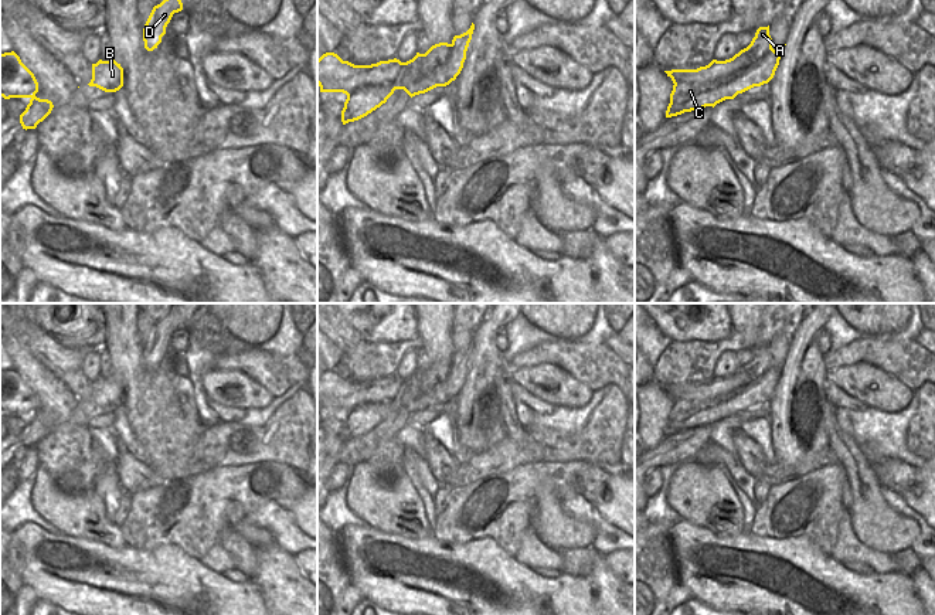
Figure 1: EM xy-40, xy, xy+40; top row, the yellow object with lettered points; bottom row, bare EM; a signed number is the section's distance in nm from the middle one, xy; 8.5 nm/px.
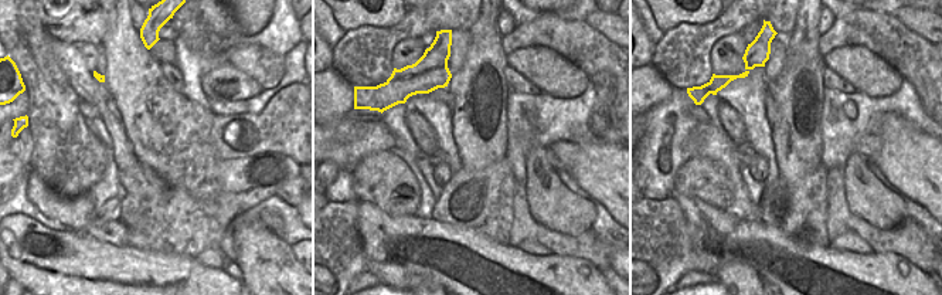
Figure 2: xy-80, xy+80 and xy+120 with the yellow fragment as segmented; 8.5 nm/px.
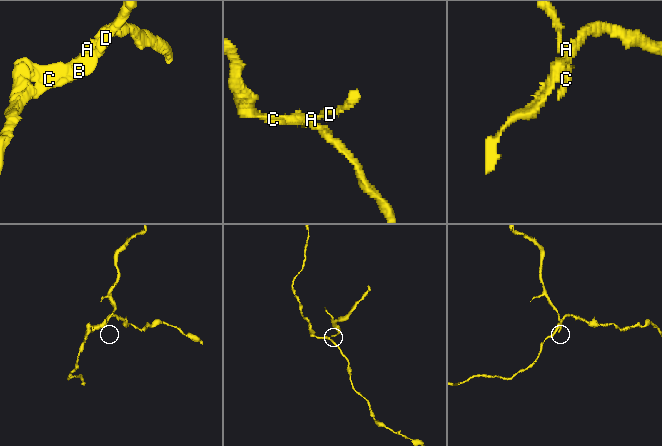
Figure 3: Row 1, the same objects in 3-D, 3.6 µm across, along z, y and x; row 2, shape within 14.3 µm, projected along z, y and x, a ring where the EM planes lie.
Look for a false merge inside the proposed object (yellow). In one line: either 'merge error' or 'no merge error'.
merge error

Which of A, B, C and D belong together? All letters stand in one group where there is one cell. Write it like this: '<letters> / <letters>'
A / B C D

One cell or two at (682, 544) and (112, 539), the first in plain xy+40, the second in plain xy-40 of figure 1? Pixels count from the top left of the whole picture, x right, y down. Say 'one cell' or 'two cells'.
two cells

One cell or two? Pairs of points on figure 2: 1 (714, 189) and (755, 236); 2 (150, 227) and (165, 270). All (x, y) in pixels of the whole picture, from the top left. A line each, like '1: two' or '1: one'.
1: two
2: two

